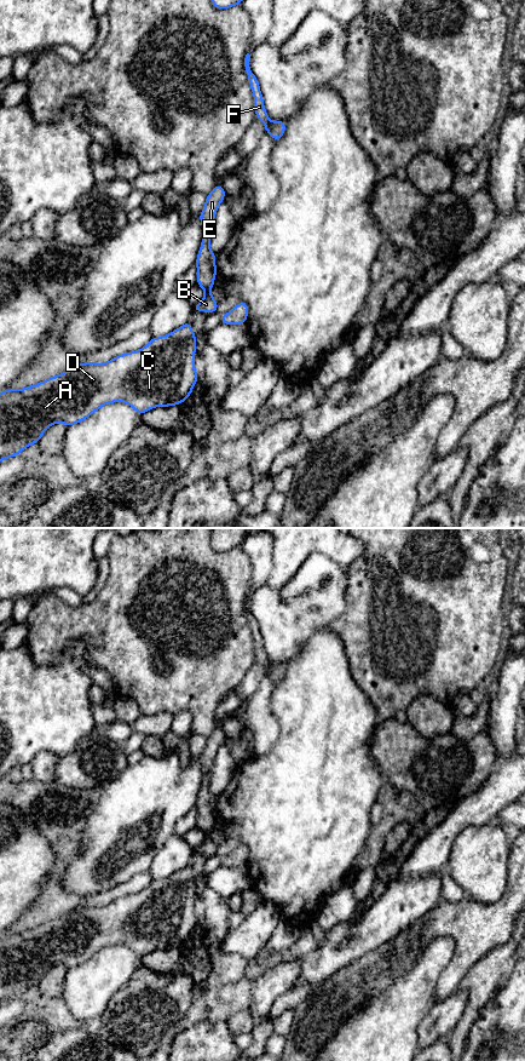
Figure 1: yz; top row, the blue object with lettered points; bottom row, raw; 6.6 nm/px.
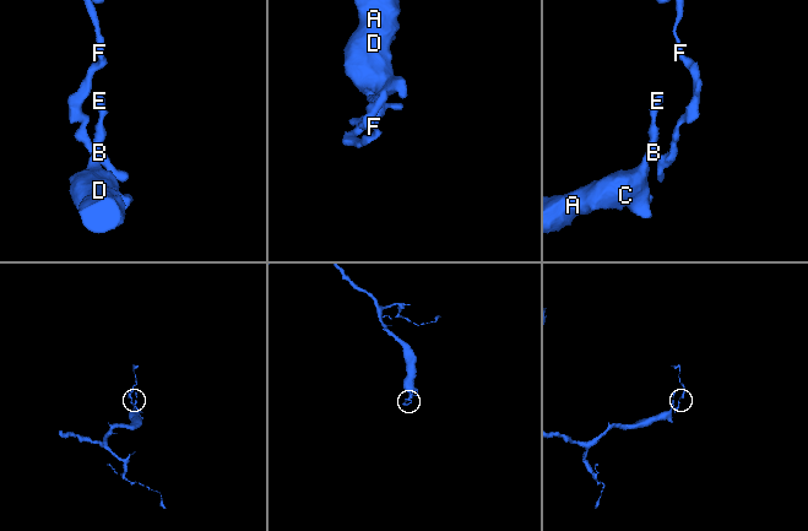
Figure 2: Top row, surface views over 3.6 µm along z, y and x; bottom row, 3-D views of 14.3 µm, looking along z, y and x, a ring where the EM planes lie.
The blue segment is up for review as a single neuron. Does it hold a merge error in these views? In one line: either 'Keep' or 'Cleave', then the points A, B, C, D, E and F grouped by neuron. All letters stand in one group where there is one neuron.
Keep. Groups: A B C D E F

